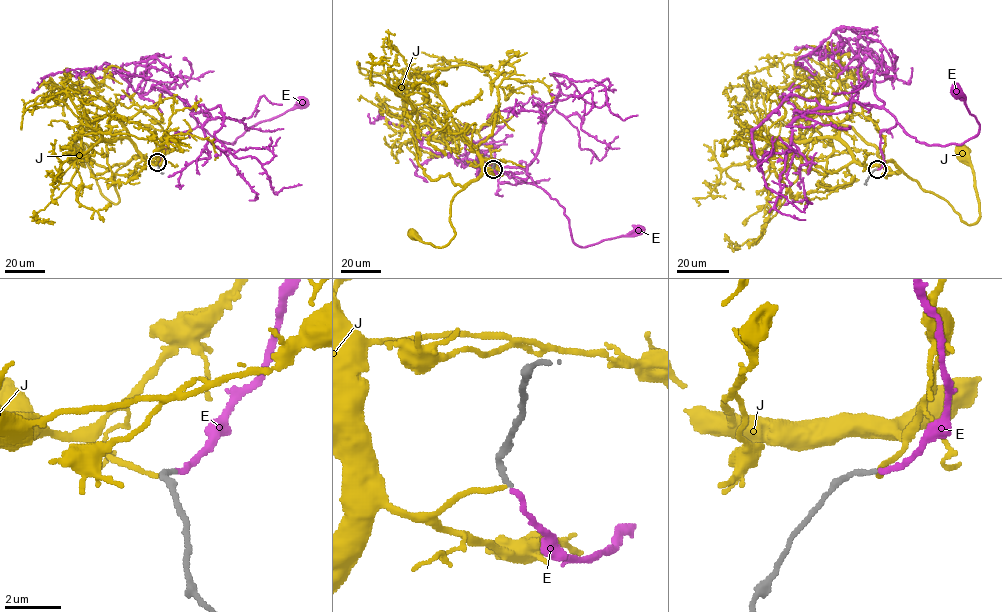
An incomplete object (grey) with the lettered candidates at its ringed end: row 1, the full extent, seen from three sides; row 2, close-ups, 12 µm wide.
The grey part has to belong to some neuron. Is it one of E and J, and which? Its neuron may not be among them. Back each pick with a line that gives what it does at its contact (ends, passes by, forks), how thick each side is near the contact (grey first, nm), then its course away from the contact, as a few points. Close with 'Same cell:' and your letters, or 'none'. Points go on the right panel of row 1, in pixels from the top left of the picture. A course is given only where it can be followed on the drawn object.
E: it ends | 180/200 nm | via (877, 169), (884, 161), (880, 132), (897, 122), (928, 145), (961, 144), (978, 132), (979, 124), (956, 91)
Same cell: E

